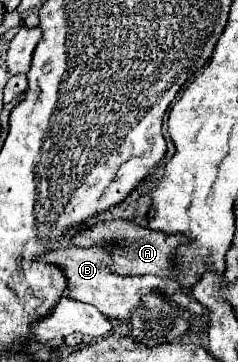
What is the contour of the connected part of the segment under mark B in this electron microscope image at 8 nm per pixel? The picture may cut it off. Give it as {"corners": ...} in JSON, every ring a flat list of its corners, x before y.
{"corners":[[56,246,50,252,42,254,40,262,56,264,64,272,66,284,68,284,68,298,74,298,78,302,86,302,86,304,96,306,106,318,128,320,132,312,142,310,142,296,144,294,156,290,156,292,162,292,166,296,170,296,180,288,178,282,174,282,170,278,160,278,160,276,152,276,152,274,120,276,120,274,110,272,110,268,108,268,108,262,110,262,108,250,98,248,98,246,86,248,86,250,80,250,80,248,74,248,74,246,70,246,70,248]]}

